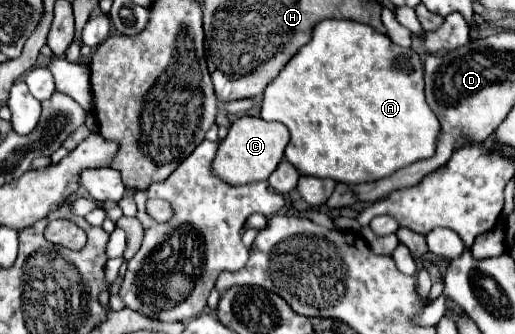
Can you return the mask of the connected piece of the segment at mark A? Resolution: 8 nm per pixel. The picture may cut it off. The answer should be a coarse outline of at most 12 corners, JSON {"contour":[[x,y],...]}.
{"contour":[[327,19],[261,119],[359,185],[435,153],[413,49]]}

